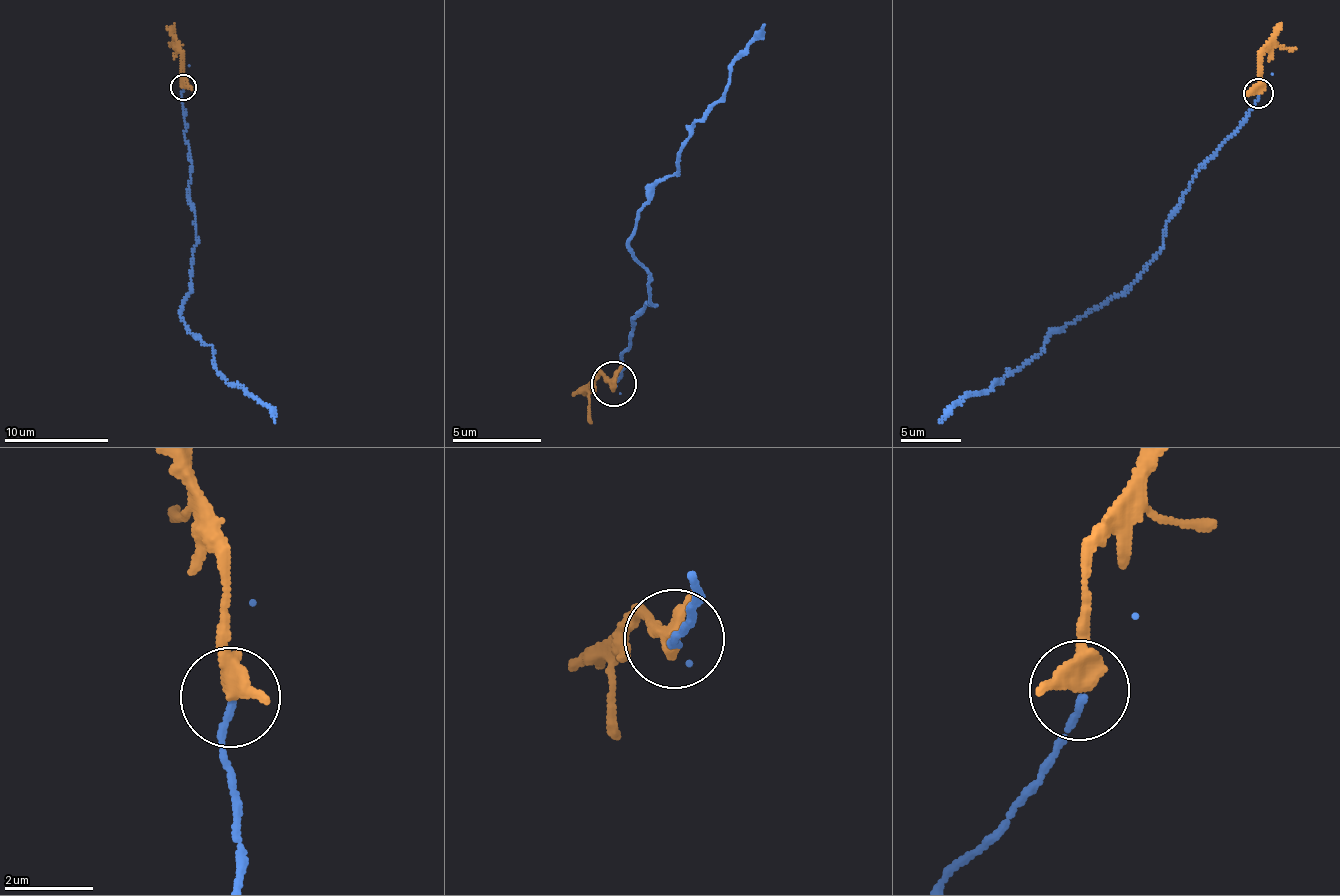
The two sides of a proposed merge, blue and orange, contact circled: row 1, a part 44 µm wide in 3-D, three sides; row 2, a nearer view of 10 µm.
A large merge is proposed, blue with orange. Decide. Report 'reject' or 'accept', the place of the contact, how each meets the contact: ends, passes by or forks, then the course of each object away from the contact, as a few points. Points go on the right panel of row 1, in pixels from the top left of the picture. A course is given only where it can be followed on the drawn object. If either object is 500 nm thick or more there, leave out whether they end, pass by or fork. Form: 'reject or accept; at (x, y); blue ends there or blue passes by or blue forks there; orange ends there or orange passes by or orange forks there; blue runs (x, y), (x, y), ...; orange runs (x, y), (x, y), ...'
reject; at (1258, 93); blue ends there; orange passes by; blue runs (1259, 96), (1196, 174), (1160, 253), (1125, 290), (1055, 328), (1020, 367), (990, 390), (965, 393), (939, 423); orange runs (1259, 93), (1259, 61), (1277, 46), (1296, 48)

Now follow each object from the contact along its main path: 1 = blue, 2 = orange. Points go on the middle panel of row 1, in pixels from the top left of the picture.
1: (616, 385), (656, 305), (628, 242), (645, 192), (675, 173), (687, 126), (764, 25)
2: (615, 384), (604, 371), (588, 397), (593, 424)

